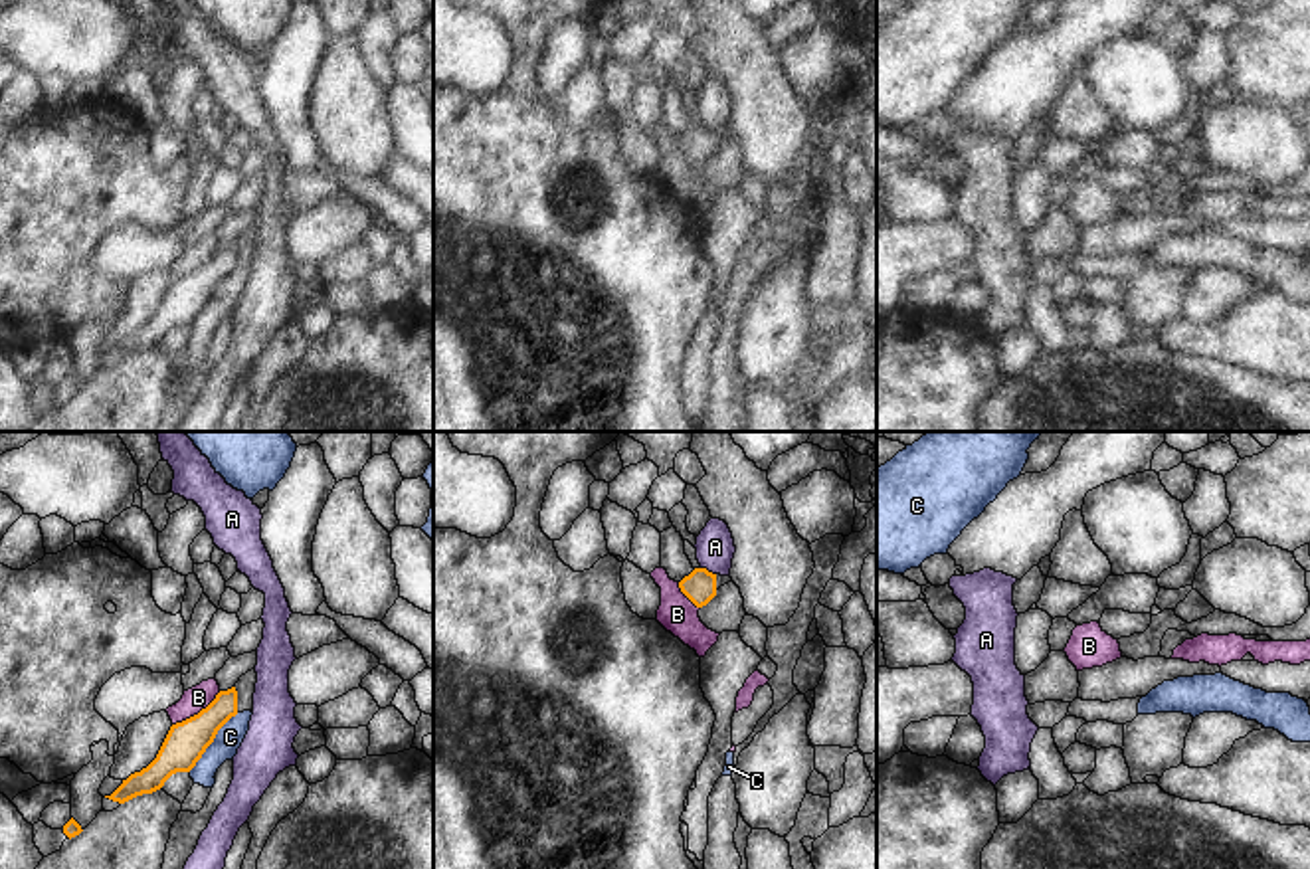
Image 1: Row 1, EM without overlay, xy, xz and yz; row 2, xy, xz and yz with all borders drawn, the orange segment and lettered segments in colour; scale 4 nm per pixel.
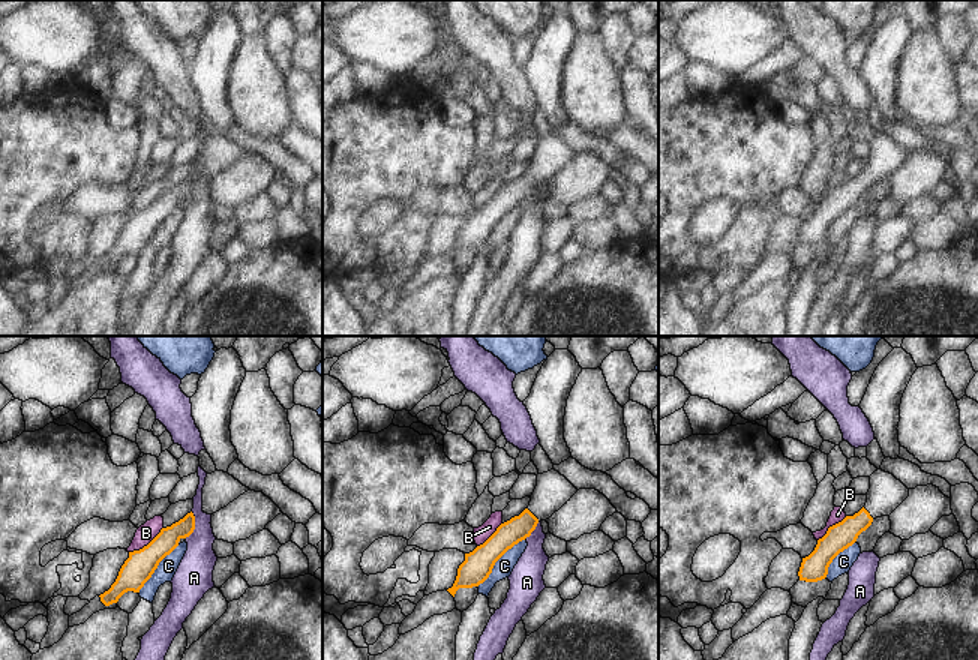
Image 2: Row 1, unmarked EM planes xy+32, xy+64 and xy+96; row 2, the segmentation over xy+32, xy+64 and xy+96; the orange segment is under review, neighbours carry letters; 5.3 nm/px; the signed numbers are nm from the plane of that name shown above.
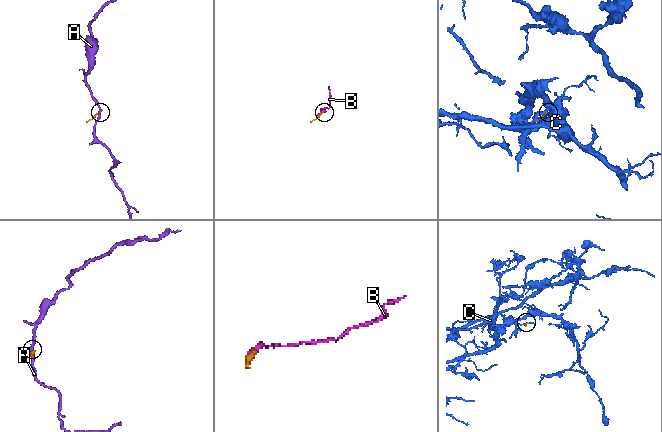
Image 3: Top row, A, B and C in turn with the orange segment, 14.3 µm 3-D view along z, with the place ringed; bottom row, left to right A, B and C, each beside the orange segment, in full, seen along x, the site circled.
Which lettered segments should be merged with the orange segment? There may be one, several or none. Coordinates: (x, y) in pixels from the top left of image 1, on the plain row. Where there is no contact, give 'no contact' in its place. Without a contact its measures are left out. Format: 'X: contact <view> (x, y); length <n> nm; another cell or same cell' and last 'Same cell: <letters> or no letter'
A: contact xz (707, 127); length 70 nm; another cell
B: contact xy (198, 270); length 240 nm; another cell
C: contact xy (212, 297); length 320 nm; another cell
Same cell: no letter

